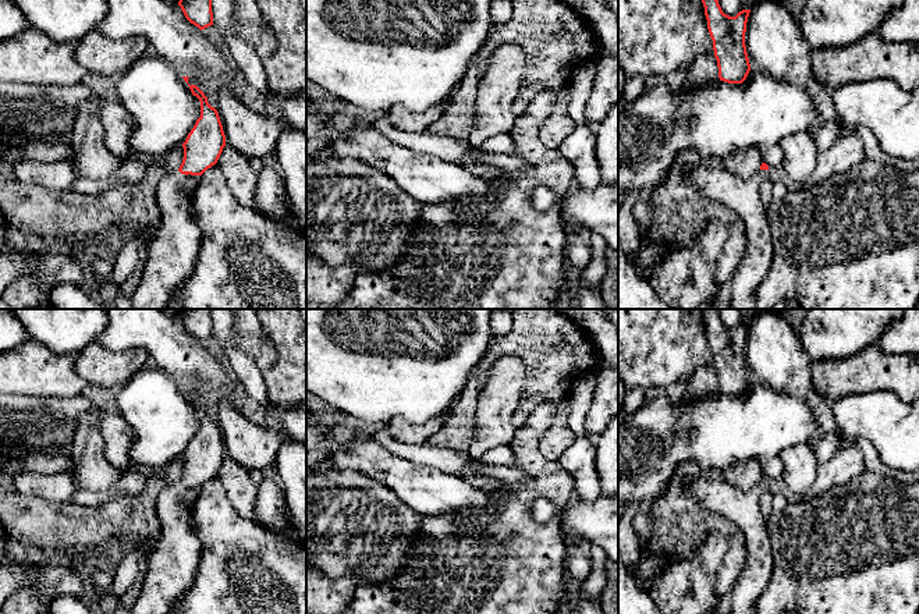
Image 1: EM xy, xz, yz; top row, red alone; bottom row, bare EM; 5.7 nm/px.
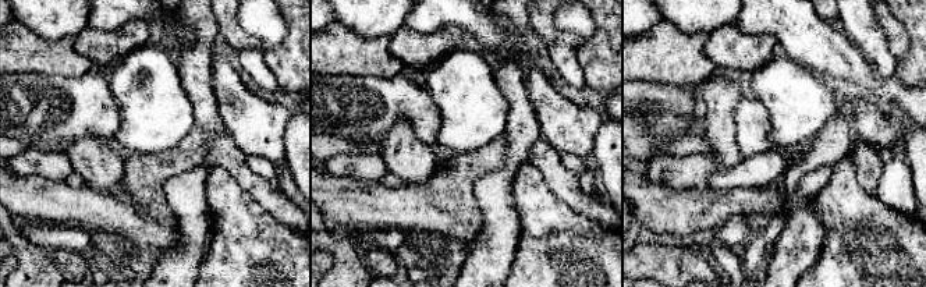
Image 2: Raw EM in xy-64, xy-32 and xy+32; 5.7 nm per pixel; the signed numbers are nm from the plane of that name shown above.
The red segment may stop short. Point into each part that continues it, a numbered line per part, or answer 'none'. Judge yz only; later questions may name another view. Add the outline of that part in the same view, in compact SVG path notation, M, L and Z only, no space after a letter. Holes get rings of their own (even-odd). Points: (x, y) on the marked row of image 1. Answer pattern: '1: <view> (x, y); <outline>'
1: yz (713, 180); M696 160L681 174L706 198L734 210L745 226L746 251L731 280L732 309L756 309L756 294L767 276L774 246L767 210L760 200L760 185L769 170L756 170L749 178L732 173L720 162Z

